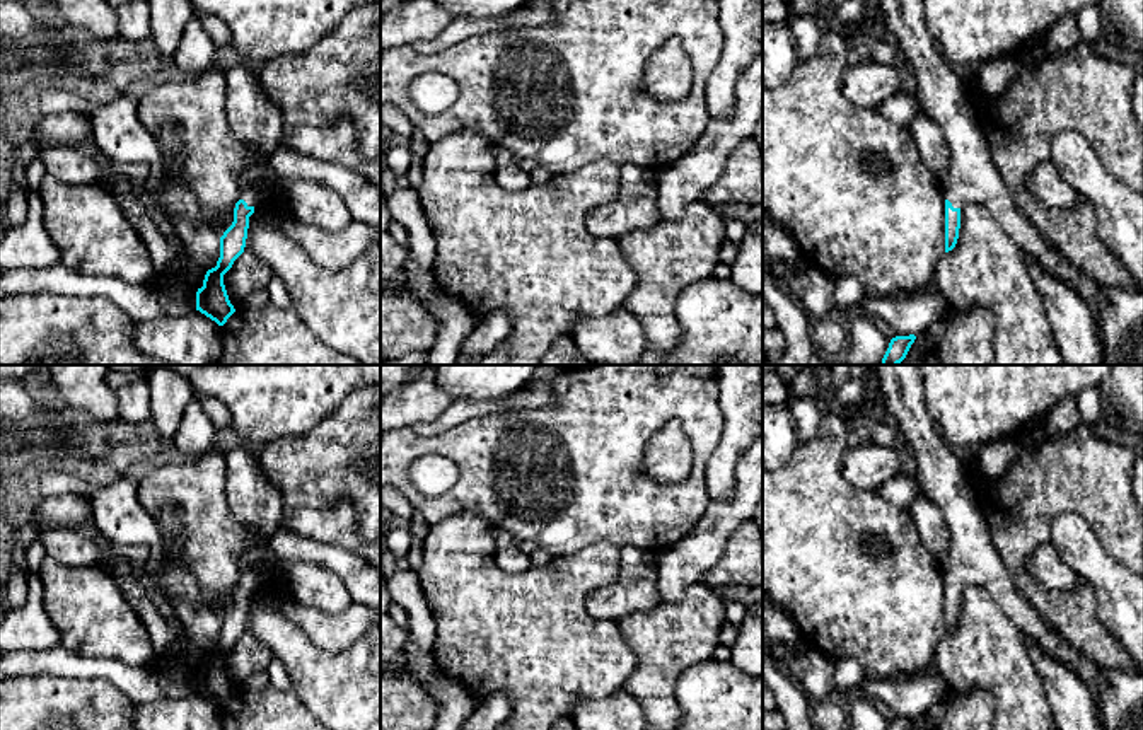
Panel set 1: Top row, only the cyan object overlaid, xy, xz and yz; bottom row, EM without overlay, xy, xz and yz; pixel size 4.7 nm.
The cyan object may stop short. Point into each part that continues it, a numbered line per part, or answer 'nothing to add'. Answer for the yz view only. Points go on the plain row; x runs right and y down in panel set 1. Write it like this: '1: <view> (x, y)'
1: yz (973, 560)

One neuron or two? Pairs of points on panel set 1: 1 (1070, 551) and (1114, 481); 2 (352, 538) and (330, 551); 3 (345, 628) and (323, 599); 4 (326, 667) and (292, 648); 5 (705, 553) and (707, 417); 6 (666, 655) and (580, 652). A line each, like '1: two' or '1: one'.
1: two
2: two
3: two
4: one
5: two
6: two

